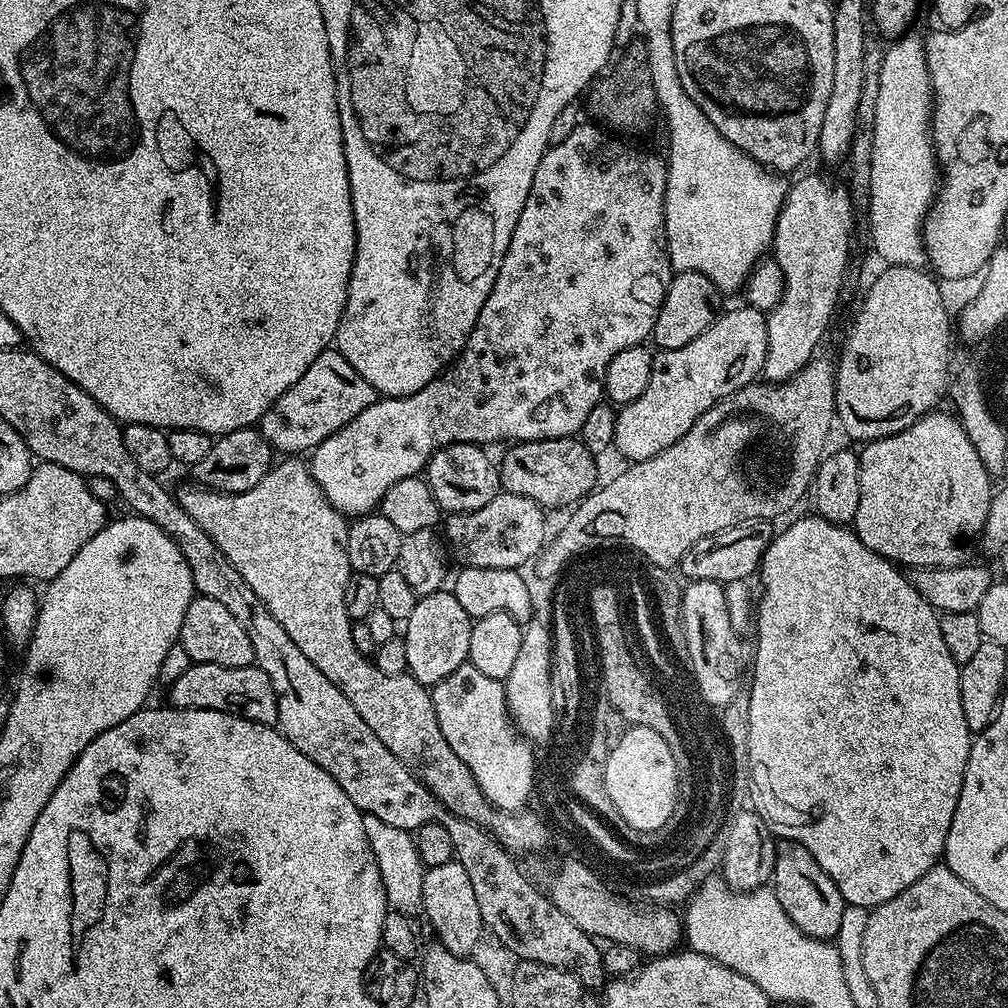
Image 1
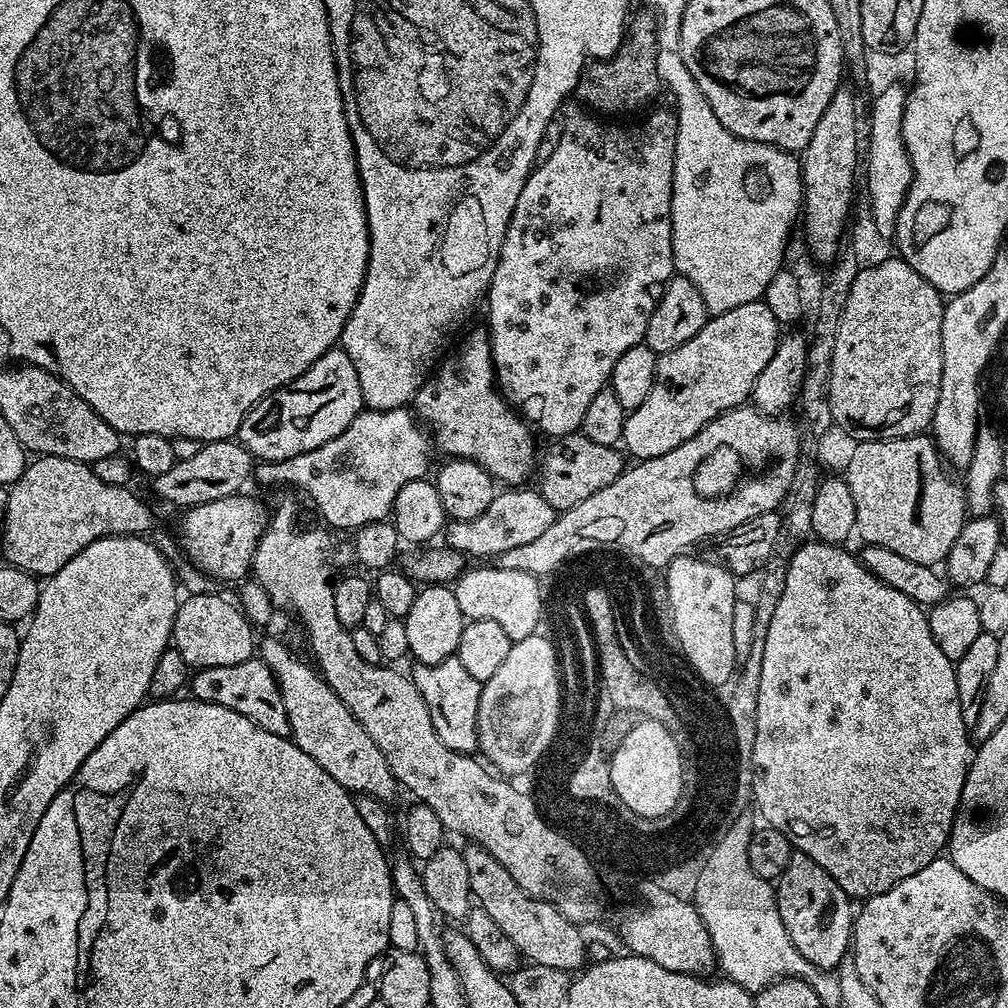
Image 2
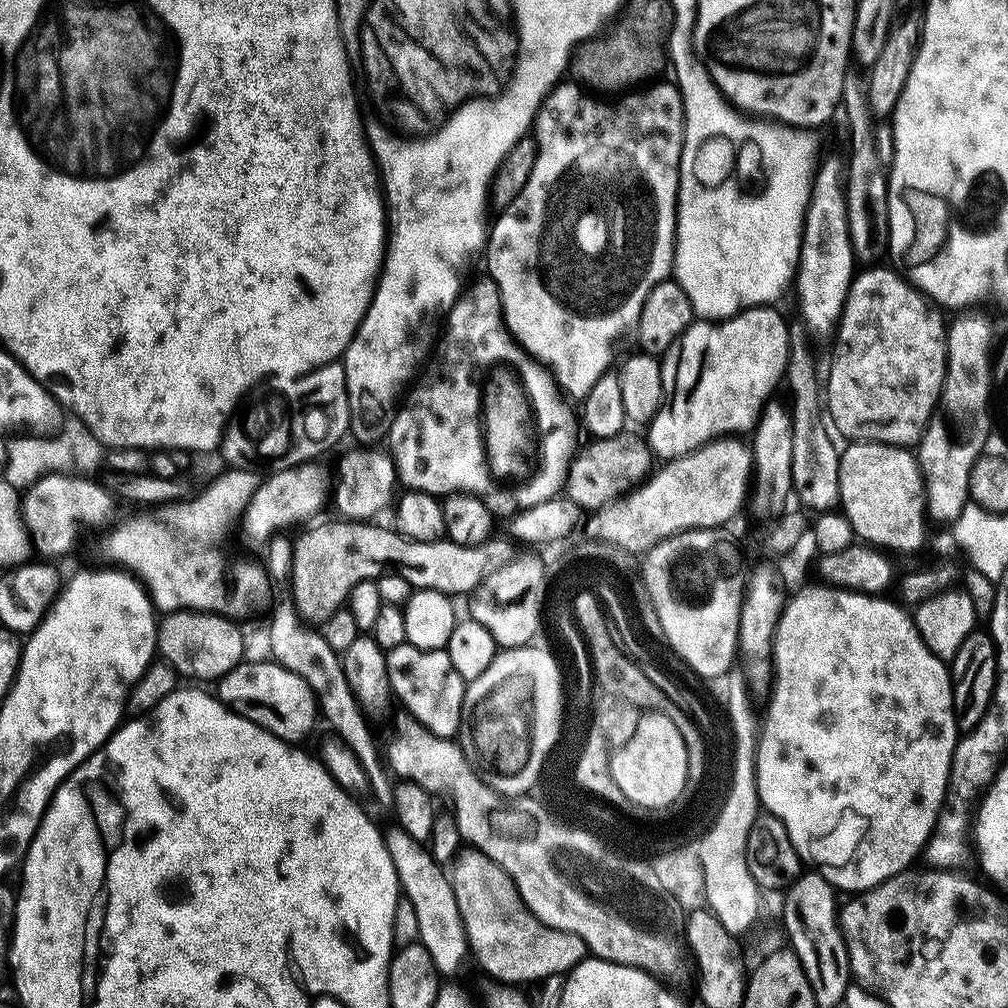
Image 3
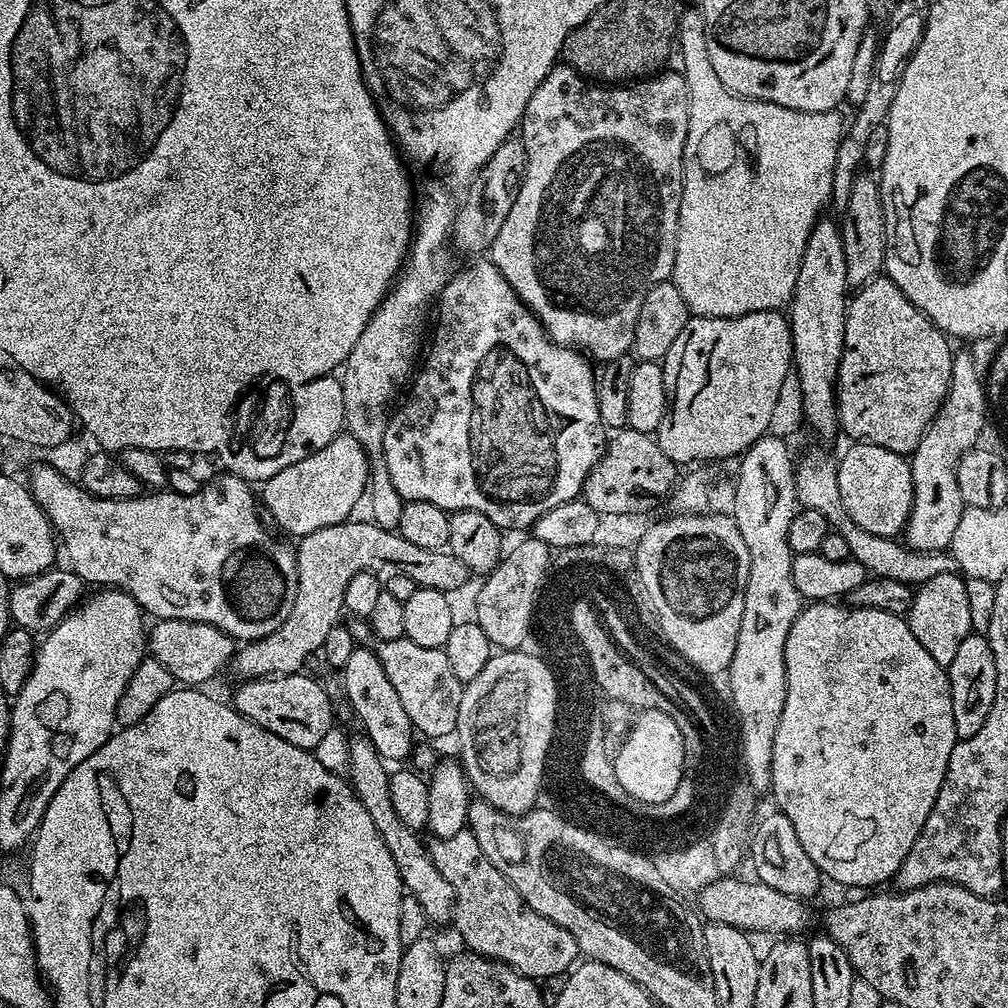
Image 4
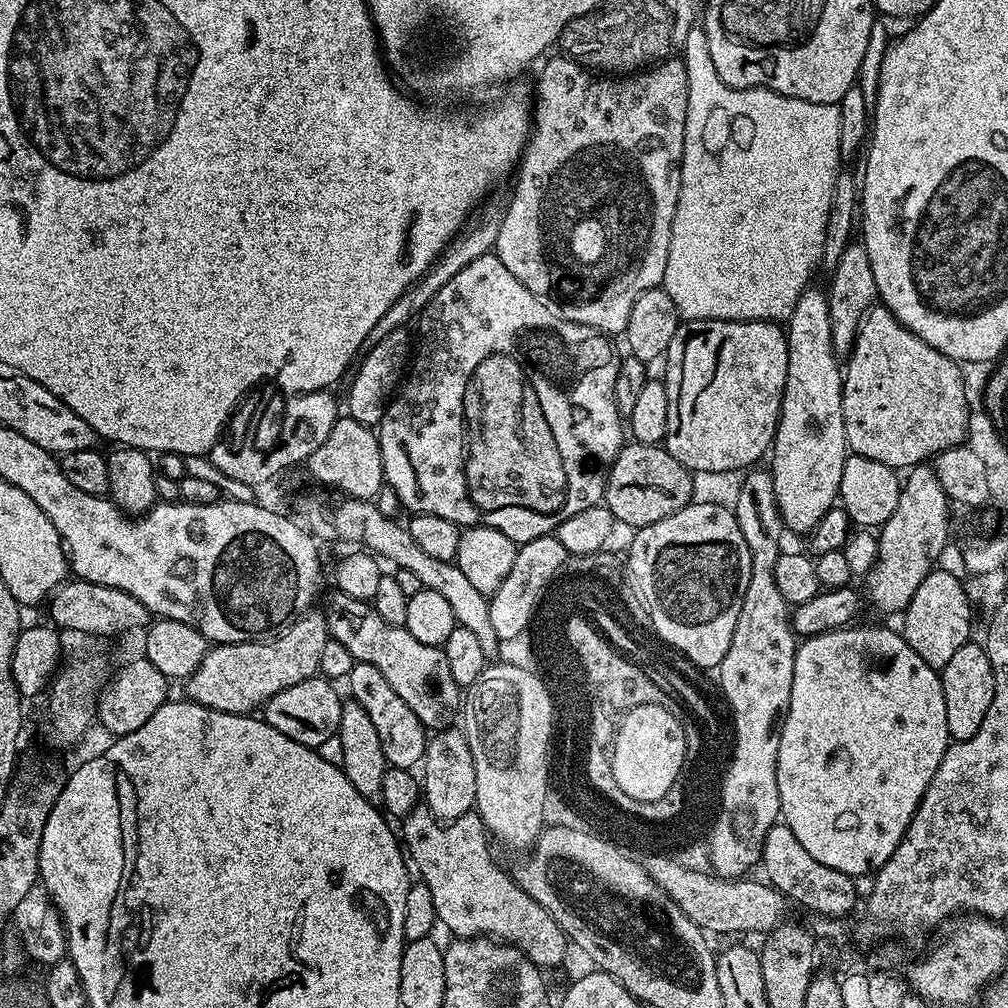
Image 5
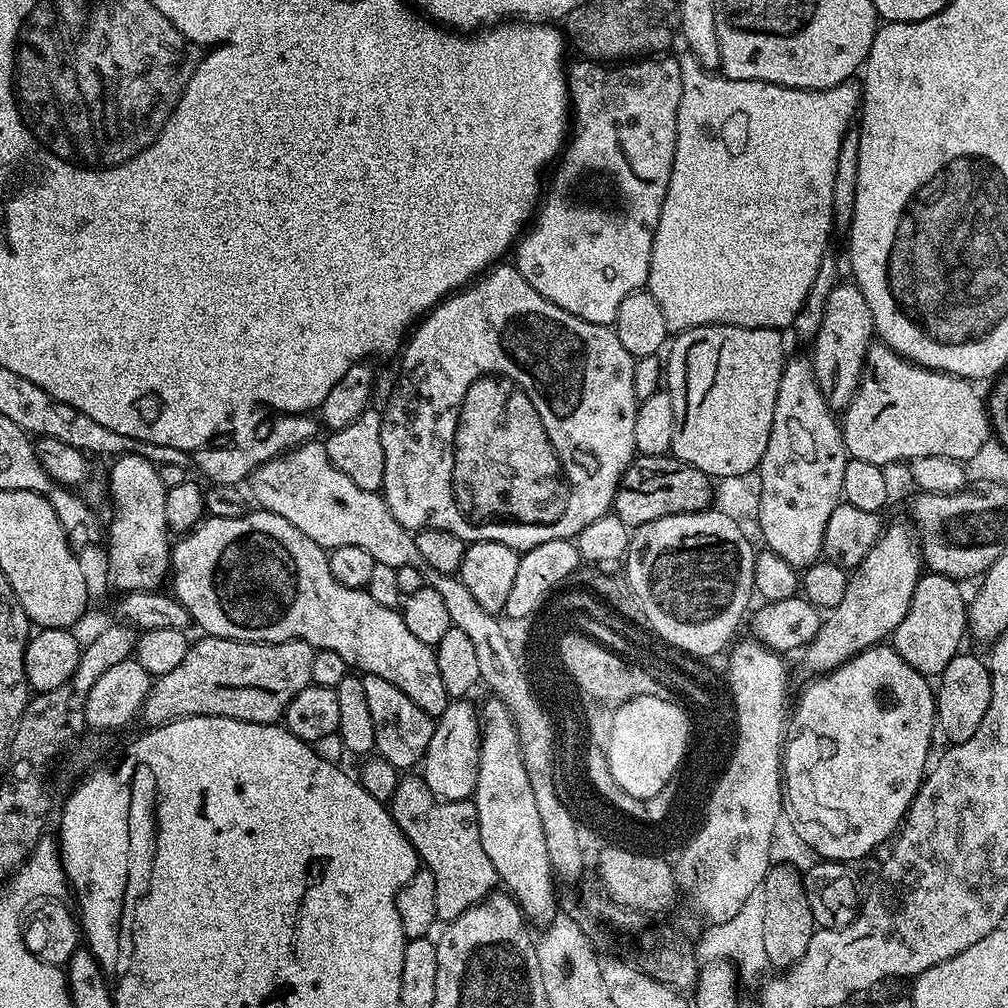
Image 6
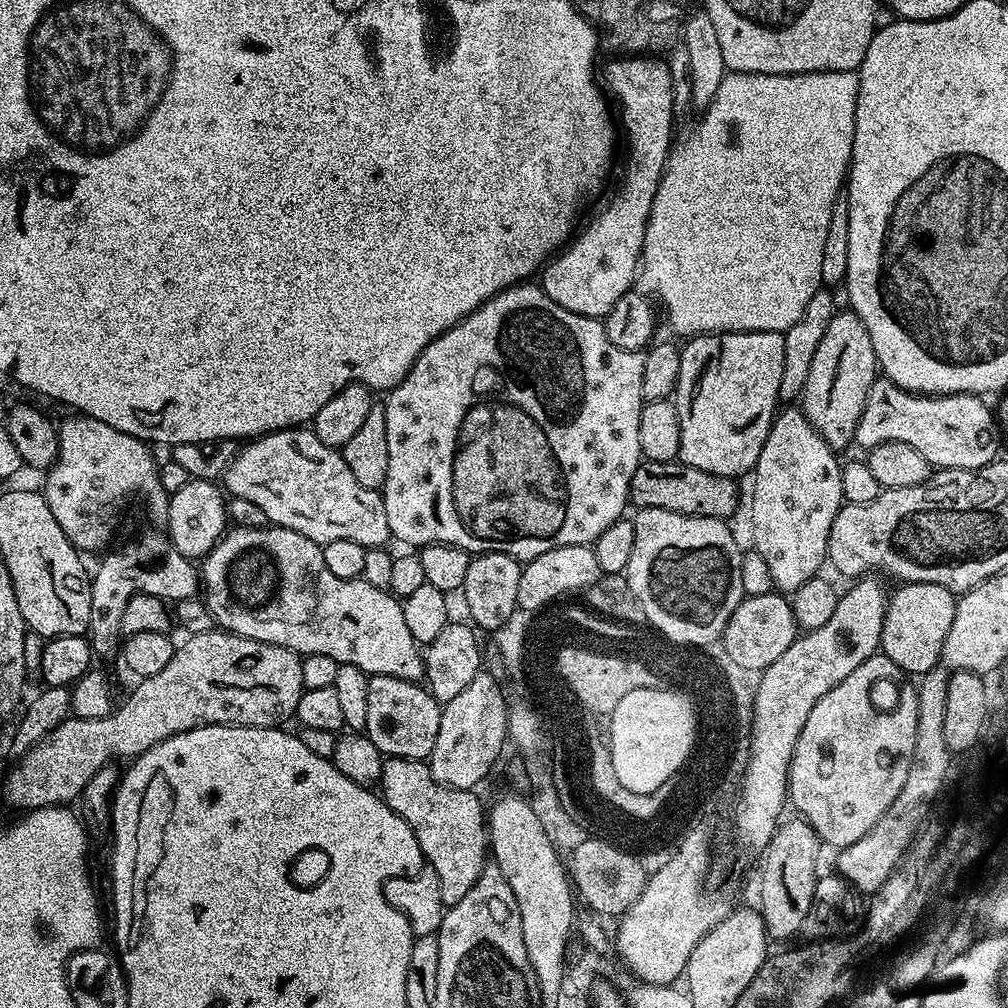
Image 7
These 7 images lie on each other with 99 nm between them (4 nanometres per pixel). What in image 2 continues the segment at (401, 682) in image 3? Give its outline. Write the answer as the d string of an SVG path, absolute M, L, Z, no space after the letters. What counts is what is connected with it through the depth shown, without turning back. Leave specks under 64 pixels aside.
M458 659L443 660L437 664L416 664L410 672L412 685L420 691L426 702L426 710L430 710L430 718L434 722L434 730L450 750L472 754L477 751L476 719L478 718L478 702L480 701L481 681L473 678L466 671L466 666Z

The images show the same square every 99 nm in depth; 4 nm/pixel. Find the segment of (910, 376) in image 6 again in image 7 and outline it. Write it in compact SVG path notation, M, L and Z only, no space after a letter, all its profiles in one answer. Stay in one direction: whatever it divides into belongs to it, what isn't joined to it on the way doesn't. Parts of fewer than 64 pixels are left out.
M878 378L872 383L862 418L858 418L855 443L867 450L886 442L906 442L936 470L984 468L998 456L998 425L993 409L980 400L976 394L922 396Z

